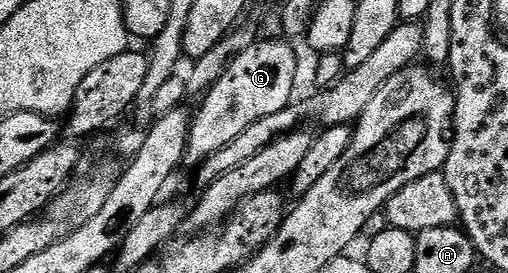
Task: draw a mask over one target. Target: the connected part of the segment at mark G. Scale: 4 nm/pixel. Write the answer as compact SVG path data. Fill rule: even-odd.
M257 40L228 65L226 72L203 95L204 107L192 114L185 167L199 167L214 152L226 148L234 136L242 136L250 124L258 124L258 120L266 120L266 116L274 116L274 112L282 112L290 105L296 90L296 54L284 42Z

